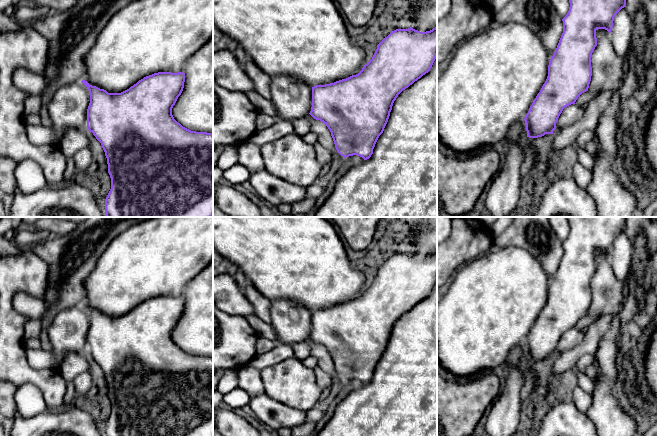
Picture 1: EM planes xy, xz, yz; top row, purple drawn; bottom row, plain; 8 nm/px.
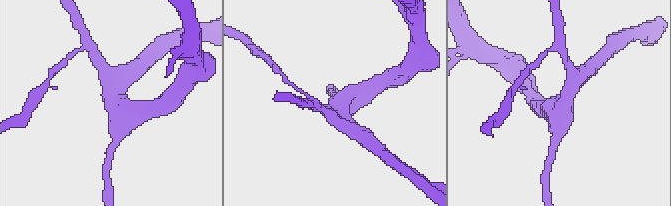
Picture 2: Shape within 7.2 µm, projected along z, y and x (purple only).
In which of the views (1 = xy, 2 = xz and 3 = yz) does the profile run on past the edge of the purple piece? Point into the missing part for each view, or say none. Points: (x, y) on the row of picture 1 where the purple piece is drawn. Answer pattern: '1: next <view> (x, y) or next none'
1: next none
2: next none
3: next none

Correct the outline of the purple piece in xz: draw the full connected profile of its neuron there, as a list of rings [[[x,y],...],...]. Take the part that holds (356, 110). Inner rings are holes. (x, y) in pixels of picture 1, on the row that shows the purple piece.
[[[437,26],[430,31],[420,32],[413,29],[396,29],[378,45],[372,59],[362,70],[346,79],[312,87],[312,107],[310,115],[323,122],[331,132],[337,152],[344,158],[357,155],[367,160],[383,133],[392,106],[398,95],[428,73],[437,57]]]

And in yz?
[[[569,0],[569,3],[569,11],[562,19],[563,33],[549,61],[547,79],[524,118],[529,138],[553,134],[563,109],[575,104],[578,97],[588,91],[591,56],[597,46],[596,30],[605,29],[611,33],[615,15],[626,7],[626,0]]]

